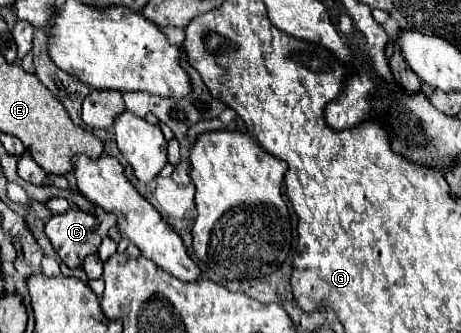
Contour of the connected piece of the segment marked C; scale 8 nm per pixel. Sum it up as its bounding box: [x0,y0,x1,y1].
[45,208,101,268]

